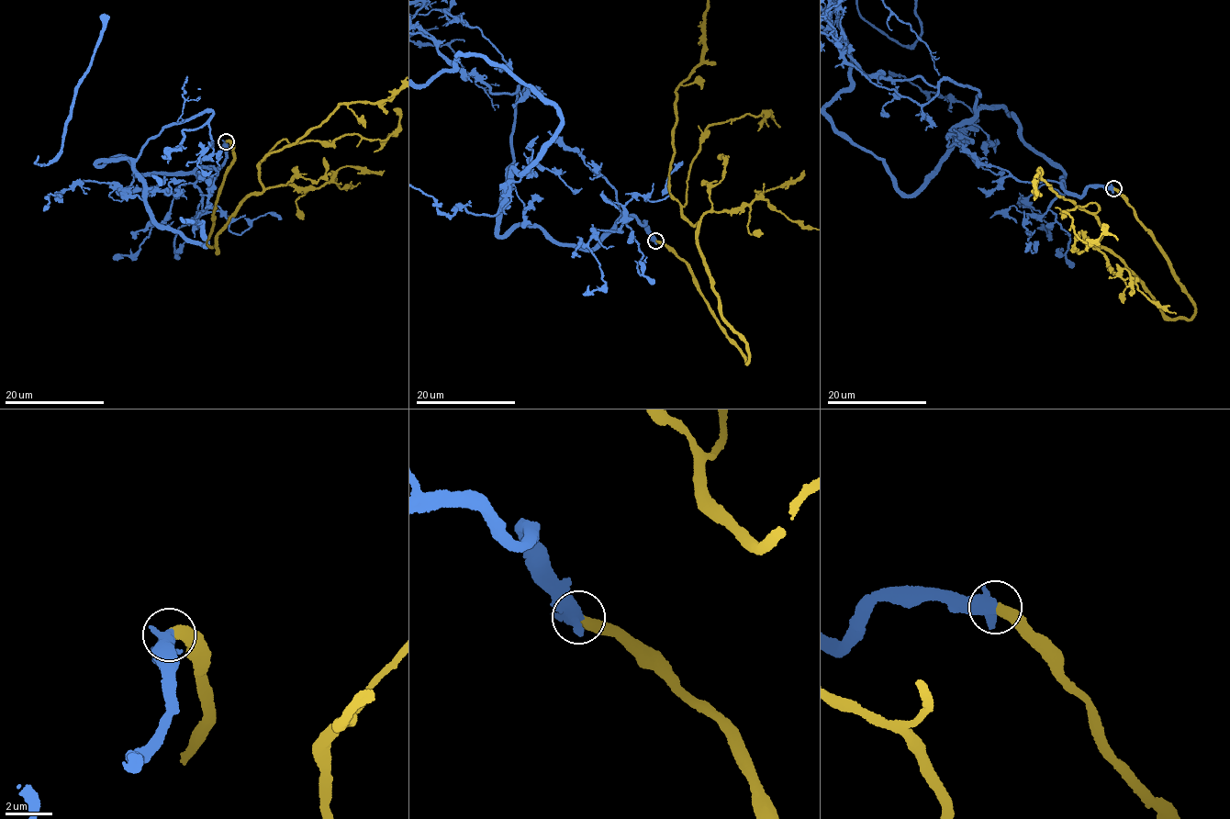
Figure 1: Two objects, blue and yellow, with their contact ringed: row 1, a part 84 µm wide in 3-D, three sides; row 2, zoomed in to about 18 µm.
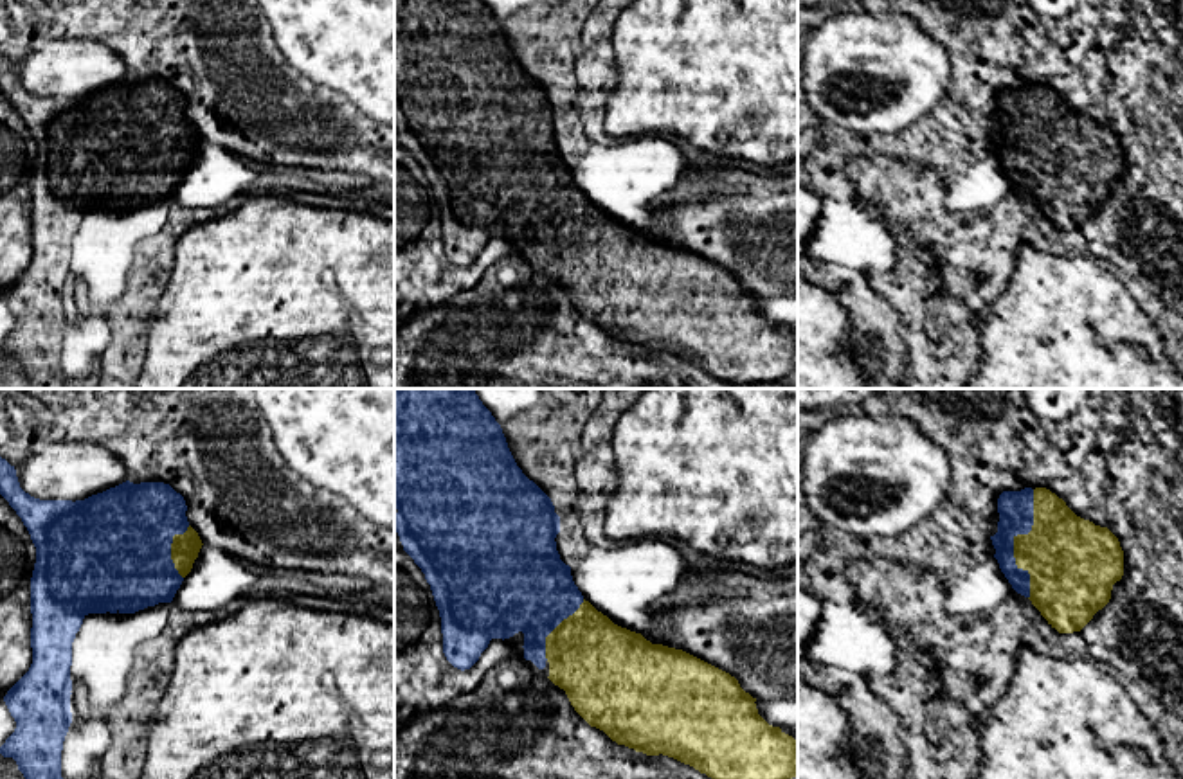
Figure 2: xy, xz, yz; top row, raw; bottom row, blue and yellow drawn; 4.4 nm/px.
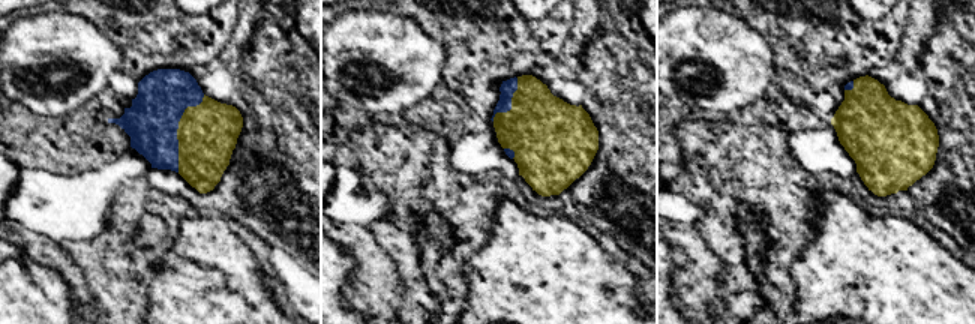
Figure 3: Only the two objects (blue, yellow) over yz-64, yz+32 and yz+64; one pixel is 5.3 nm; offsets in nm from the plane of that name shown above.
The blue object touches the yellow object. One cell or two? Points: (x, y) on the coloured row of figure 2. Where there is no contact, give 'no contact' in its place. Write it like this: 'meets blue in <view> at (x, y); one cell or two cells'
meets blue in yz at (1012, 542); one cell

